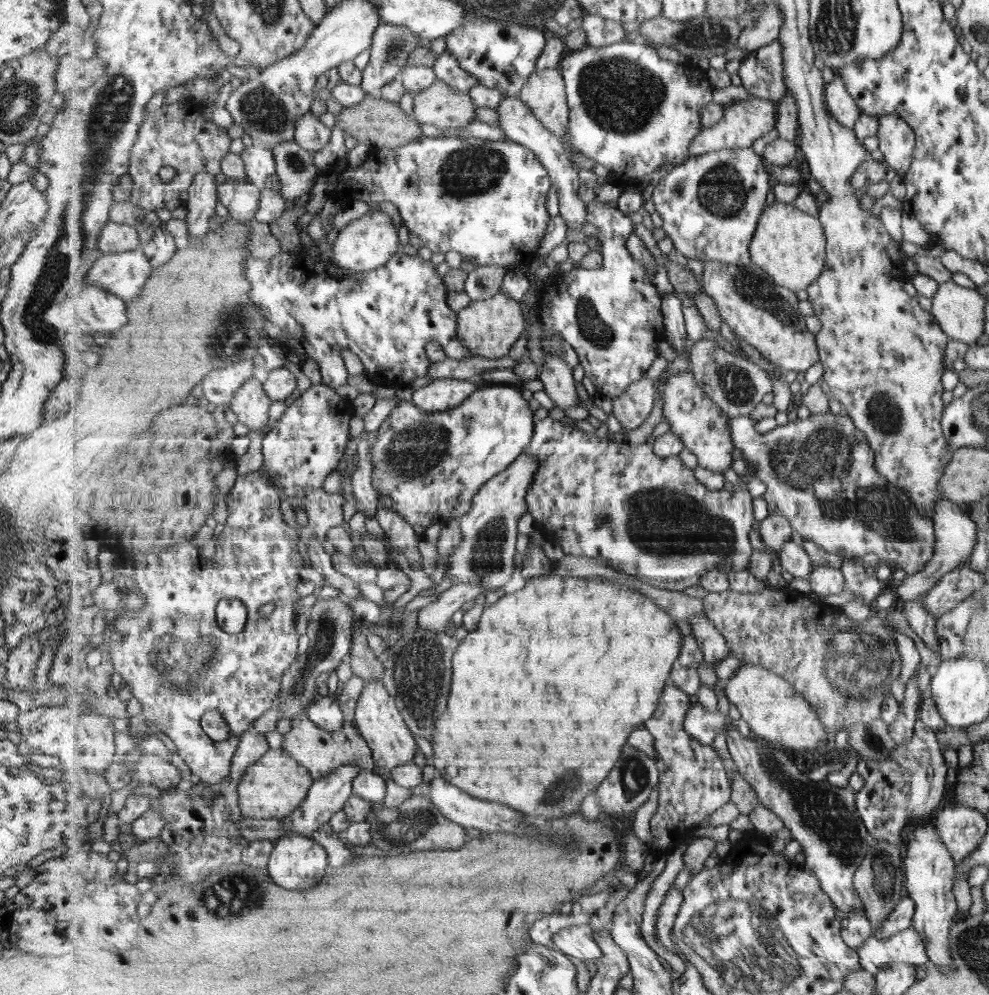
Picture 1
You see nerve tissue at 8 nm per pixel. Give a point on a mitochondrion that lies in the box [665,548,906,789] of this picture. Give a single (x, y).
(849, 667)

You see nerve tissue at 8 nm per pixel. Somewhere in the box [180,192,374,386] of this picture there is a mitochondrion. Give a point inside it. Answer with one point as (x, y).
(231, 328)

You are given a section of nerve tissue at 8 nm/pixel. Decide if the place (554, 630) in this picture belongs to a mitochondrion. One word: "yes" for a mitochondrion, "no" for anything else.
no

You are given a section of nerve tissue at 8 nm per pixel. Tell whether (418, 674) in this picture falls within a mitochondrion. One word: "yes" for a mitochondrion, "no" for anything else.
yes

